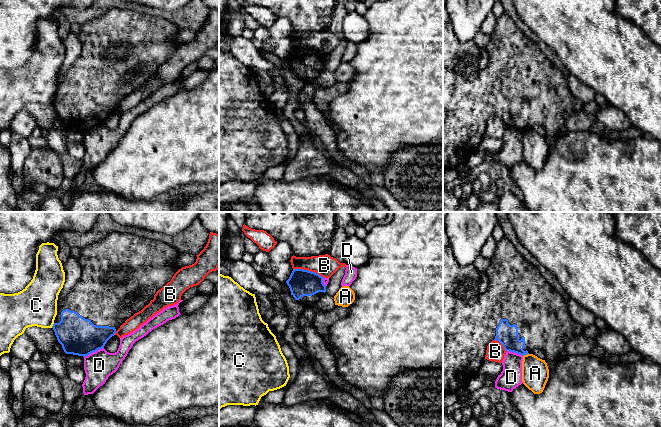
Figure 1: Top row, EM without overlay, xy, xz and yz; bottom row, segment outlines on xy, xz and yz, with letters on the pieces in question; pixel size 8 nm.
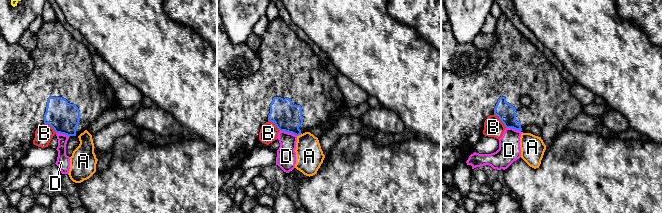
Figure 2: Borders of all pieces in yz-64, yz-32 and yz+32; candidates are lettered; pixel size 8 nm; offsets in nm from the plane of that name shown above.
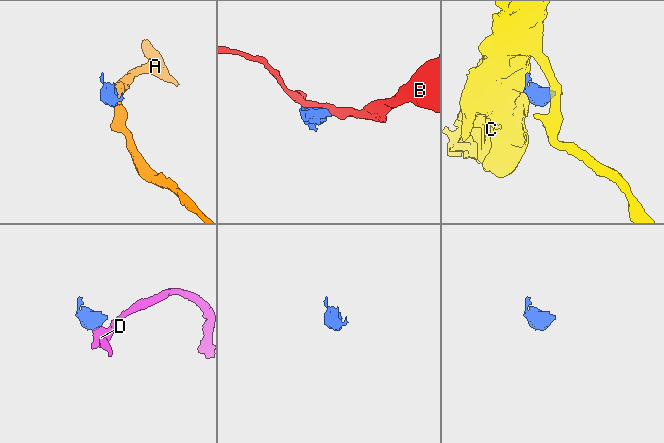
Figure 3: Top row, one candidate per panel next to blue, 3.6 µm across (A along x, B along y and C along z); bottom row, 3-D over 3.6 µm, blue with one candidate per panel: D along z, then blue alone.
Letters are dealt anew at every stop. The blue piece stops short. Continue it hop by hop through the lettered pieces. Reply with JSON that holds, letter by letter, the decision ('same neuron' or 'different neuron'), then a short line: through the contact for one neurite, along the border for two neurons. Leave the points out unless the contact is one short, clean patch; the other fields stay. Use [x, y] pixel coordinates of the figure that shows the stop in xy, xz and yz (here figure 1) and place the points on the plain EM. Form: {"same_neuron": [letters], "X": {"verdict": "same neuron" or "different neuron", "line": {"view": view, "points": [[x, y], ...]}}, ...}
{"same_neuron": [], "A": {"verdict": "different neuron", "line": {"view": "yz", "points": [[528, 129], [523, 132]]}}, "B": {"verdict": "different neuron", "line": {"view": "xz", "points": [[293, 44], [314, 47], [324, 53]]}}, "C": {"verdict": "different neuron"}, "D": {"verdict": "different neuron", "line": {"view": "xy", "points": [[103, 123], [84, 133]]}}}

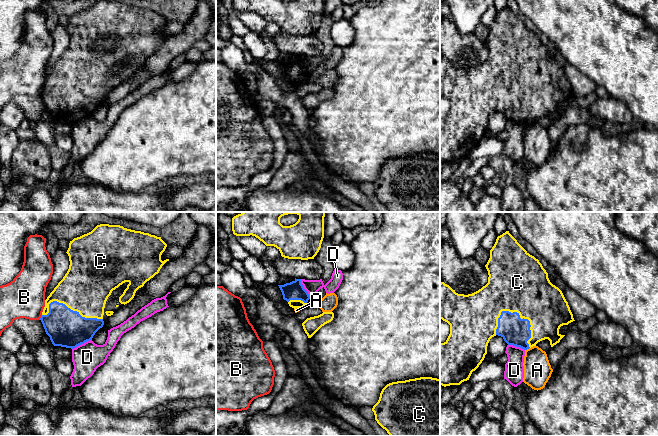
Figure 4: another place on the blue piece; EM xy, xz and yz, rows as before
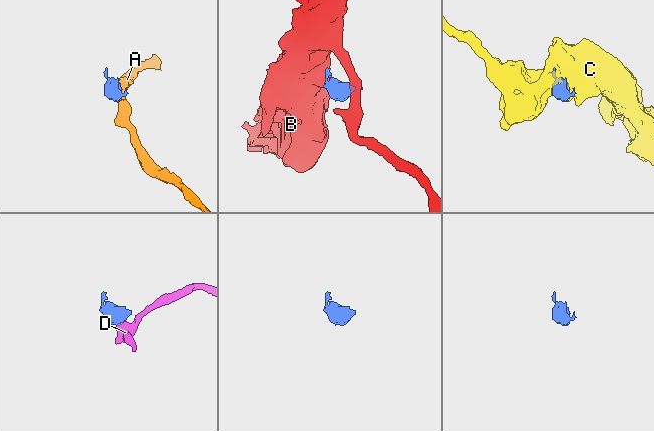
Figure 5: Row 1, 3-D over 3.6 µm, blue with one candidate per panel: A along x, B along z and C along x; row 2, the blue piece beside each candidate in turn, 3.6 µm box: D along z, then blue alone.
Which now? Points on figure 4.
{"same_neuron": ["C"], "A": {"verdict": "different neuron", "line": {"view": "yz", "points": [[529, 123], [525, 126]]}}, "B": {"verdict": "different neuron"}, "C": {"verdict": "same neuron"}, "D": {"verdict": "different neuron", "line": {"view": "xy", "points": [[91, 115], [72, 125]]}}}

